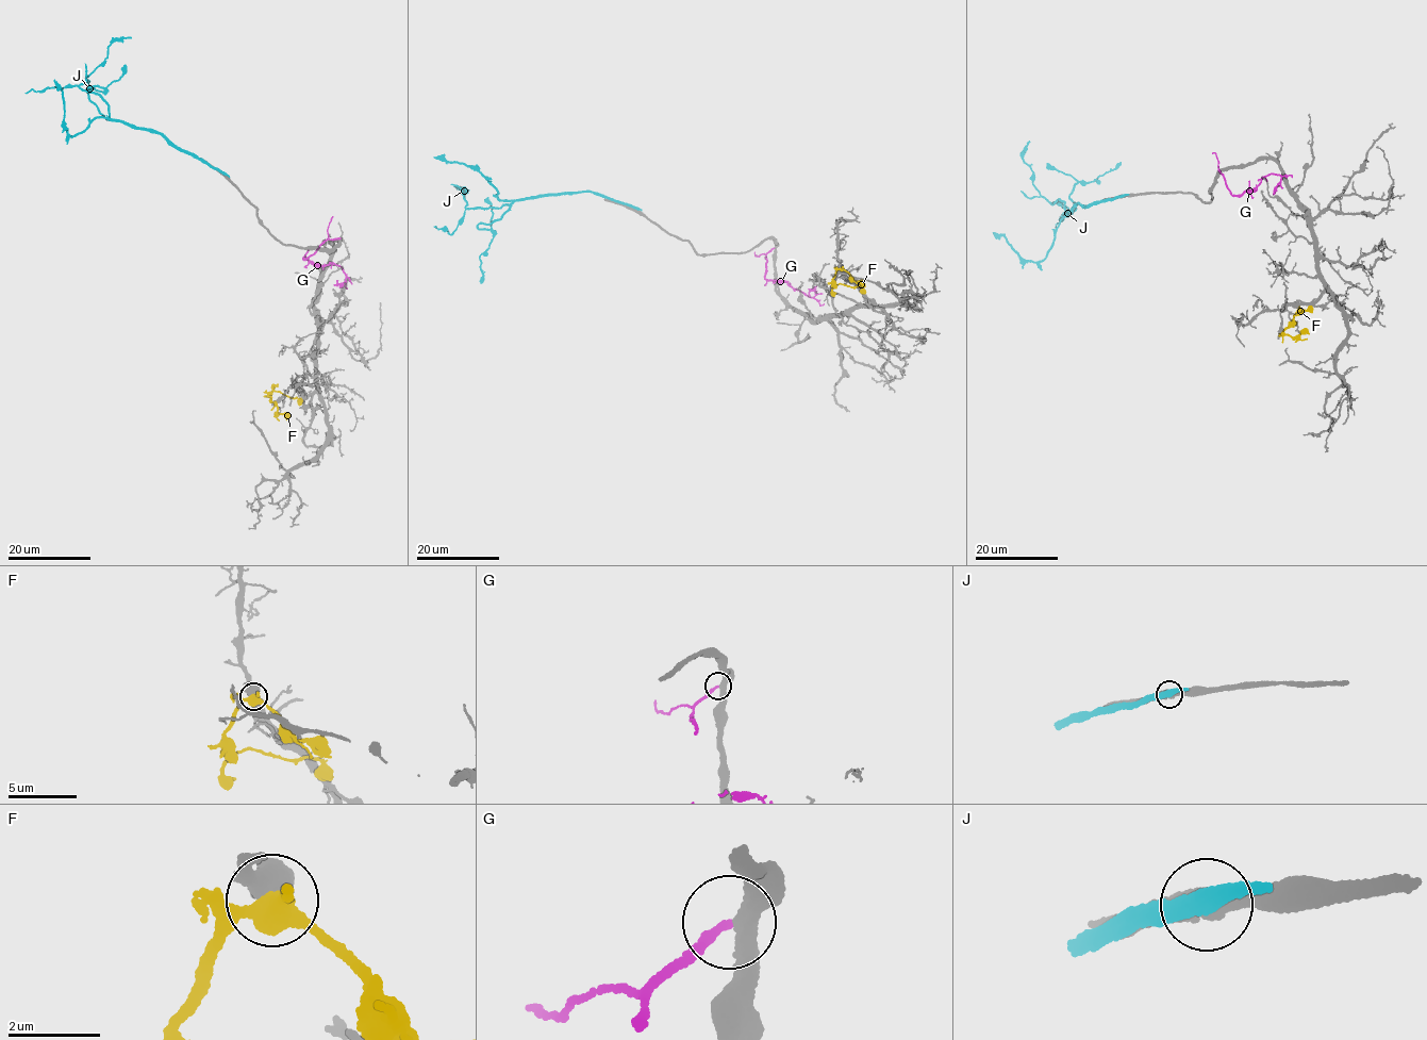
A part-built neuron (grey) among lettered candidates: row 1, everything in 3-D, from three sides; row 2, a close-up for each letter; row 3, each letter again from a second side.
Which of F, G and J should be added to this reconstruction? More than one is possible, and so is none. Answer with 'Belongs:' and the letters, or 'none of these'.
Belongs: none of these

